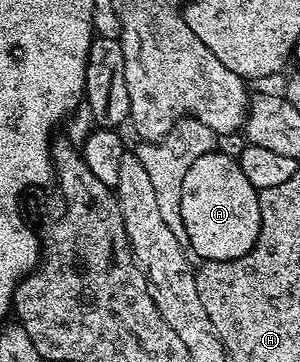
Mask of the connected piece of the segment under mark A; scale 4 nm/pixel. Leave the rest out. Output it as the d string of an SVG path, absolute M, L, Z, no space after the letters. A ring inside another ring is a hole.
M213 152L194 160L190 164L190 172L186 172L186 180L182 180L182 196L180 211L184 225L183 237L186 246L204 262L225 262L246 256L254 248L260 231L260 196L258 191L246 180L239 161L228 154Z

